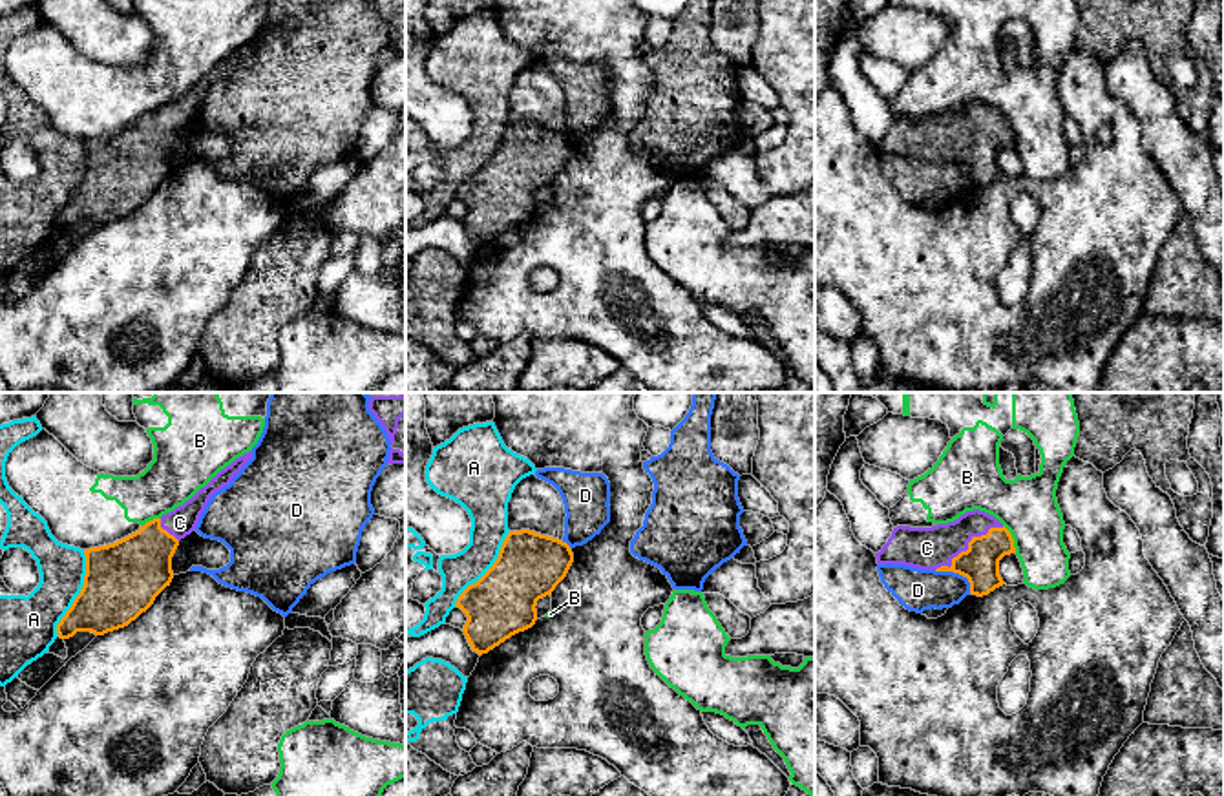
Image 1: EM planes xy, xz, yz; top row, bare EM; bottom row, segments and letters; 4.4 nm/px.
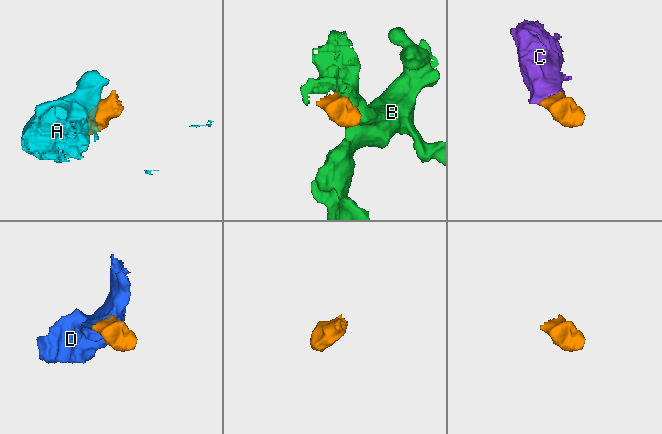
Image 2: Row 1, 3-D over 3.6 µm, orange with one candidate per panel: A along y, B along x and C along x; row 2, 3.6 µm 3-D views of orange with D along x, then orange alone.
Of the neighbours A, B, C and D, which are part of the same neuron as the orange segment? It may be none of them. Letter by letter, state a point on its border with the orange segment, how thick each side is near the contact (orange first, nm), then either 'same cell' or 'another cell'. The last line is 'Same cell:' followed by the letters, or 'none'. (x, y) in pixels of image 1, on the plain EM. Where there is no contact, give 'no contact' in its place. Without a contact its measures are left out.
A: meets orange in xy at (79, 185); 320 nm thick on the orange side, 220 nm on the other; another cell
B: meets orange in yz at (1012, 130); 170 nm thick on the orange side, 260 nm on the other; another cell
C: meets orange in yz at (969, 137); 170 nm thick on the orange side, 190 nm on the other; same cell
D: meets orange in yz at (958, 163); 170 nm thick on the orange side, 190 nm on the other; another cell
Same cell: C

